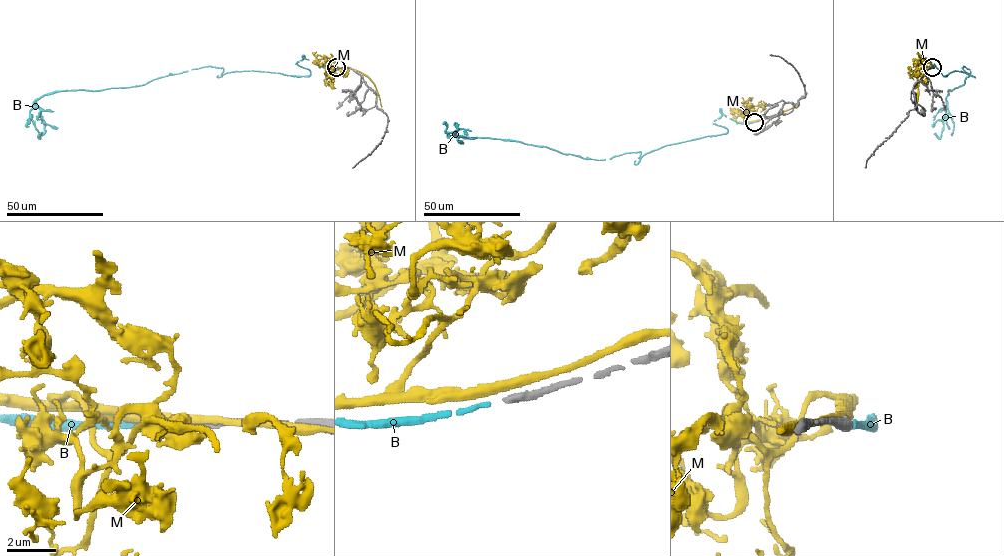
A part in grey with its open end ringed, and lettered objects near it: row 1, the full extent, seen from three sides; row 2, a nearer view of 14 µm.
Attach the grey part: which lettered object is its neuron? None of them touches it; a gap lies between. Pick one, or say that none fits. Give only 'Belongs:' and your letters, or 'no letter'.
Belongs: B

